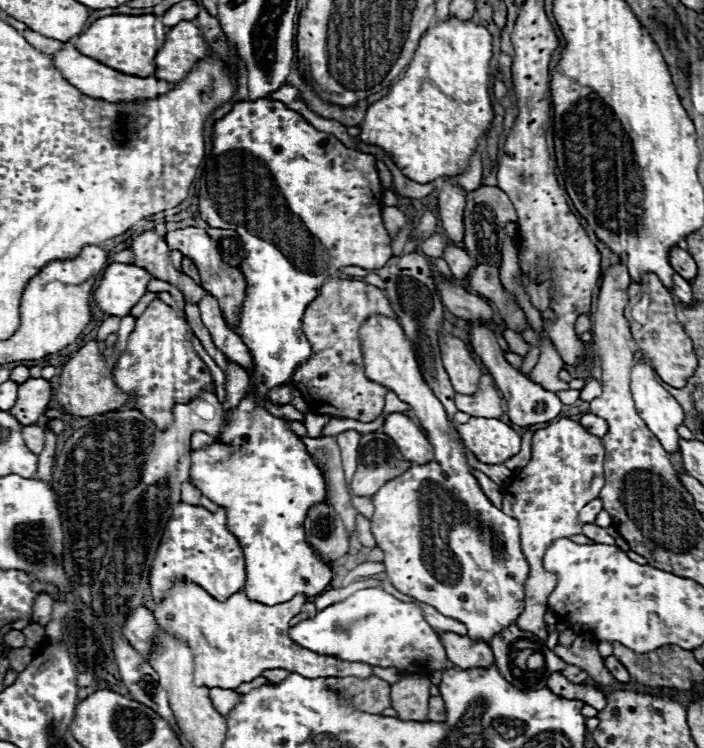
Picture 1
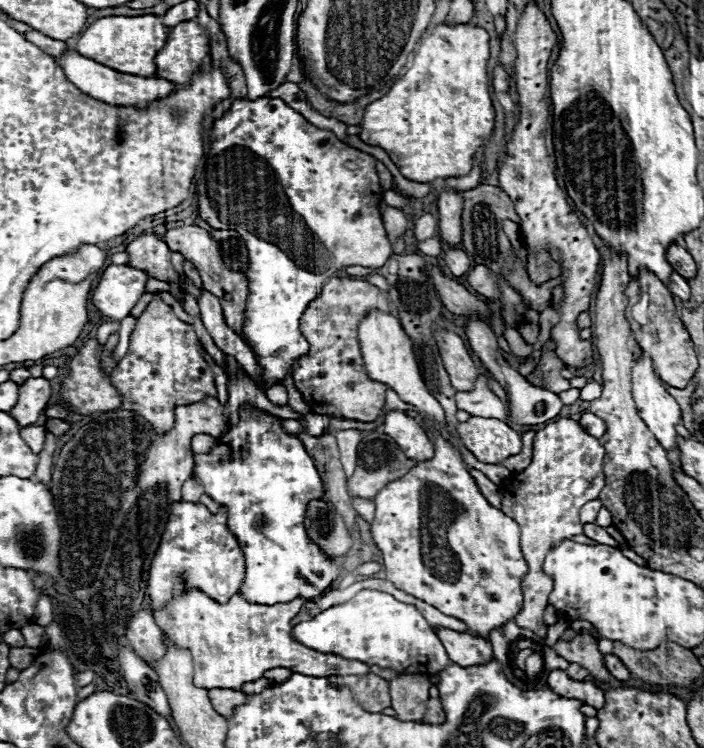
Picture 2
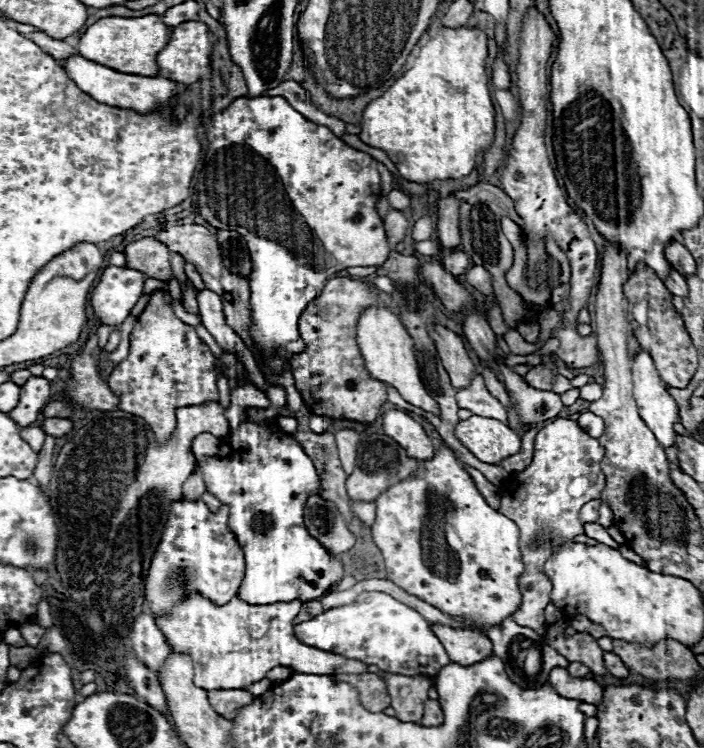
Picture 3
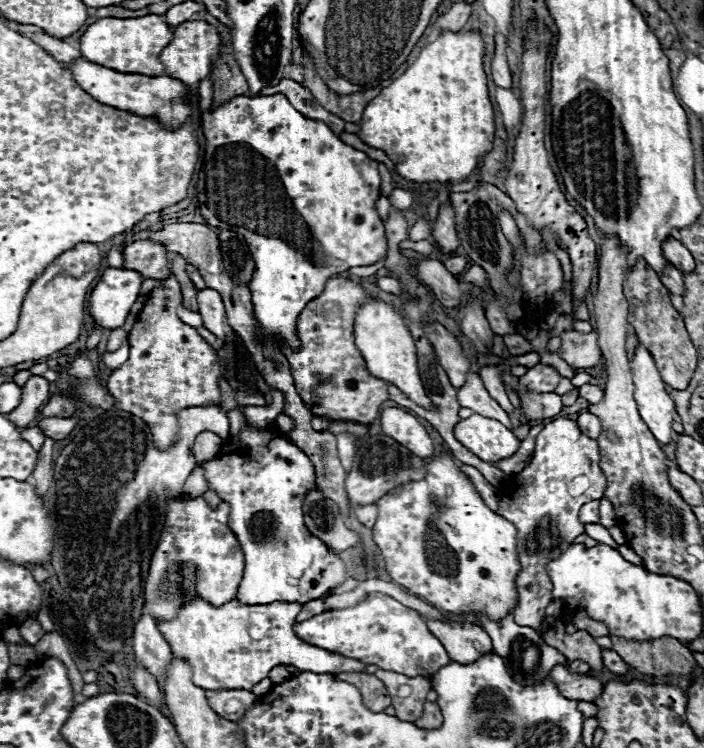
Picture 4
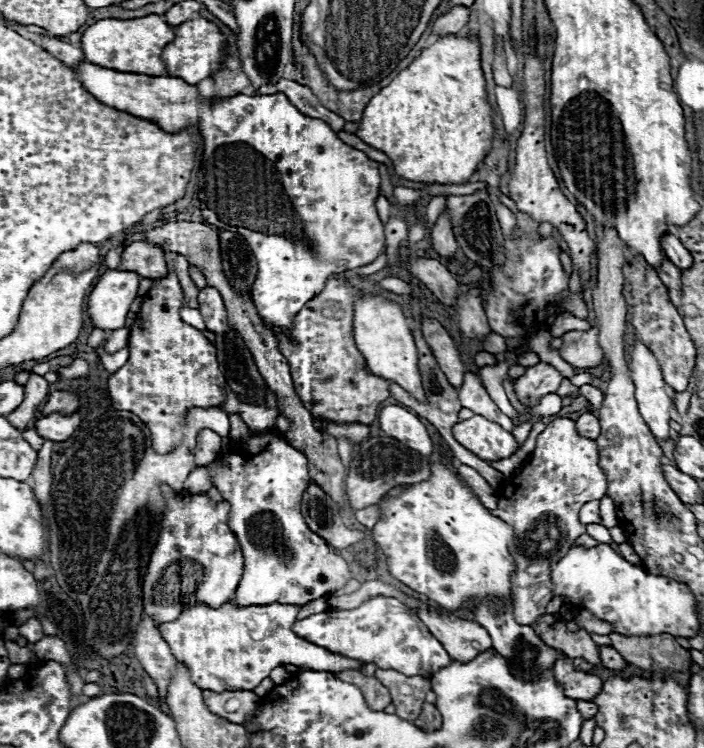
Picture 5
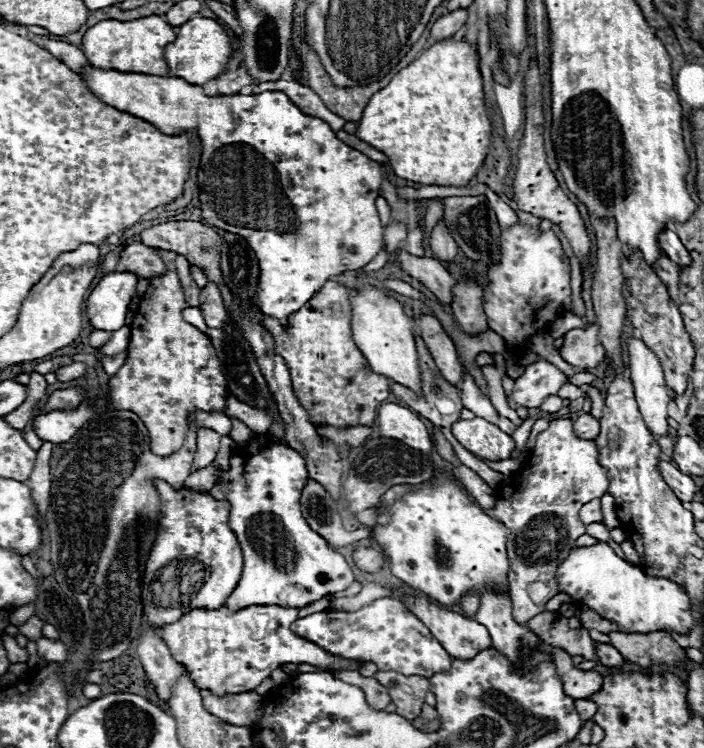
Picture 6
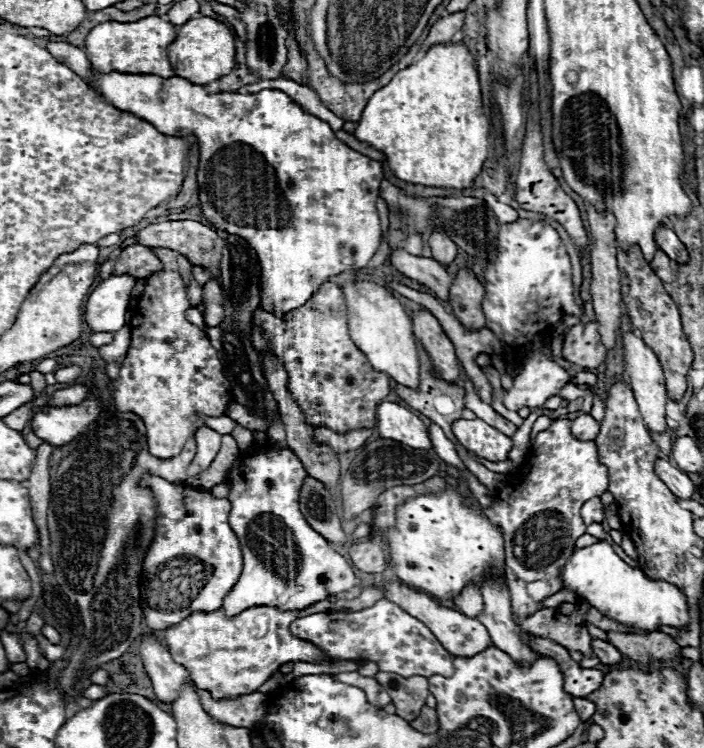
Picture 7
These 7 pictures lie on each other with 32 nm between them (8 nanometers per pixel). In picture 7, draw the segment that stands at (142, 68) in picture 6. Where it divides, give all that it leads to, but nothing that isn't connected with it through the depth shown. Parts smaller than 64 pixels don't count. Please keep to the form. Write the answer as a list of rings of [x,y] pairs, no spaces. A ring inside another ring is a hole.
[[[148,16],[138,22],[104,22],[90,30],[86,36],[86,54],[94,70],[108,74],[156,74],[156,76],[174,76],[168,62],[168,44],[176,38],[176,26],[162,20],[160,16]]]

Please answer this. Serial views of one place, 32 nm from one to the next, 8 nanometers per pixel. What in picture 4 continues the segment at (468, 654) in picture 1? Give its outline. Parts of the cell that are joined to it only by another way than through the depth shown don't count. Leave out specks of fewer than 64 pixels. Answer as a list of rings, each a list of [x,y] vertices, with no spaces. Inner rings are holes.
[[[426,616],[422,618],[428,624],[430,632],[444,644],[448,656],[454,662],[470,664],[472,660],[478,660],[484,652],[492,650],[490,636],[478,624],[456,622],[454,618],[450,620],[432,620]]]

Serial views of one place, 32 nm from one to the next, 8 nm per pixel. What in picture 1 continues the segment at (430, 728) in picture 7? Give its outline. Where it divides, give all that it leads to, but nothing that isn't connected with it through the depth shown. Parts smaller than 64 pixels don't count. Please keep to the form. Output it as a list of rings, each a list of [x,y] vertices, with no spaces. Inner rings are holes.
[[[434,696],[430,698],[430,704],[428,704],[428,716],[426,716],[428,722],[444,722],[446,720],[446,712],[444,712],[444,702],[440,696]]]

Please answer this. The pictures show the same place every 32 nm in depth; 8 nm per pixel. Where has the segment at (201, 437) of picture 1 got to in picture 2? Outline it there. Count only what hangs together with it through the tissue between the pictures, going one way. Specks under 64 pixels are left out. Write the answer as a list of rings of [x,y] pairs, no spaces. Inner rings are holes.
[[[196,434],[192,438],[192,450],[194,454],[204,454],[204,452],[210,452],[214,446],[216,446],[218,438],[210,436],[210,434]]]

